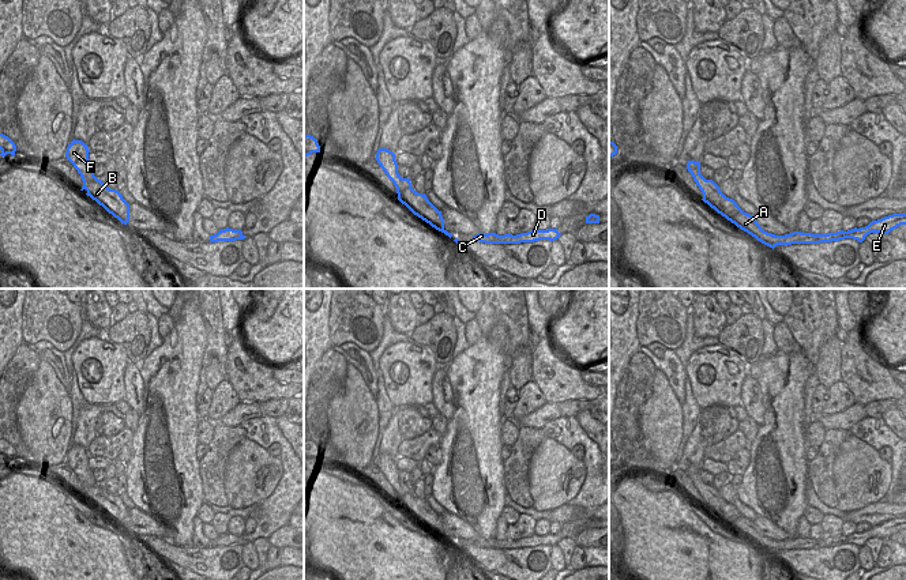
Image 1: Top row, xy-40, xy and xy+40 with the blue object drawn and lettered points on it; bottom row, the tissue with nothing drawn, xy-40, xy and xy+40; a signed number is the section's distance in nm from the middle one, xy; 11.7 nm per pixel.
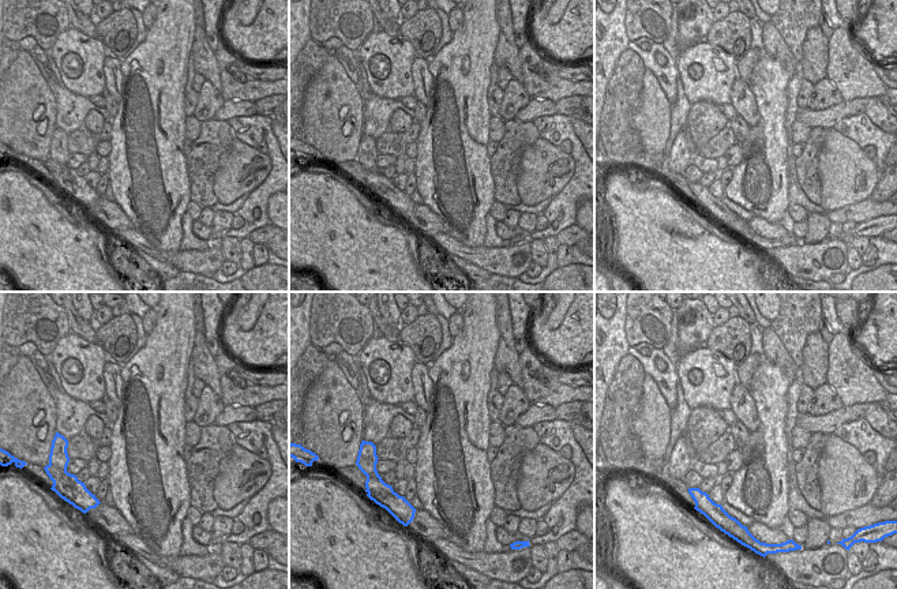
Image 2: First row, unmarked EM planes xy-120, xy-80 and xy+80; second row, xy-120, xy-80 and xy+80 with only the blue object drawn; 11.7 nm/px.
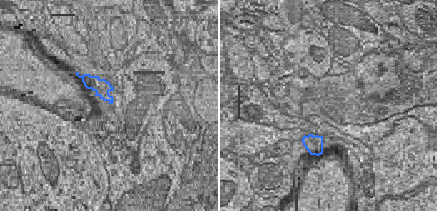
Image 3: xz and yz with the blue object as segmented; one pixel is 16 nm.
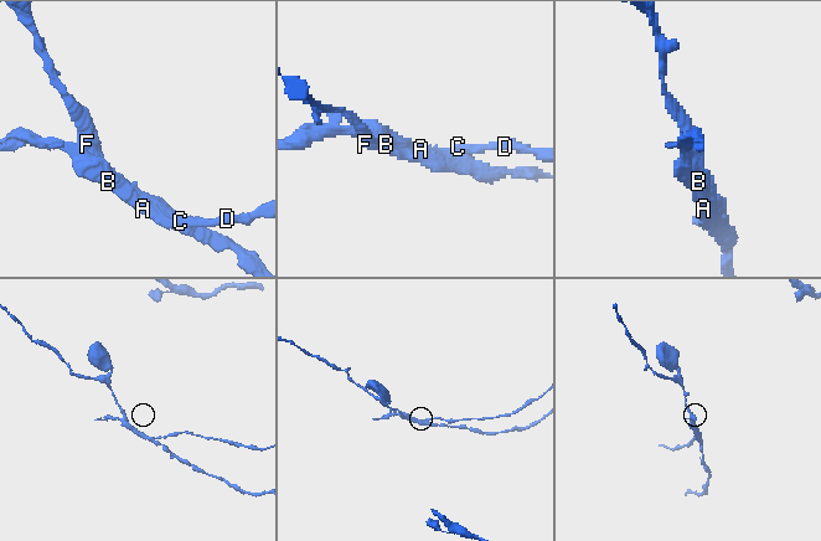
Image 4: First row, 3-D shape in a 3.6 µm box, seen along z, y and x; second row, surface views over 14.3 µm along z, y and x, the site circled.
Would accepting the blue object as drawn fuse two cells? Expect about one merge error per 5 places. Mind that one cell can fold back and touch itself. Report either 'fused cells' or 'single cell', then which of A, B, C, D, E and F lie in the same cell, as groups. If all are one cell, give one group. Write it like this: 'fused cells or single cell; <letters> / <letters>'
fused cells; A B C D E / F

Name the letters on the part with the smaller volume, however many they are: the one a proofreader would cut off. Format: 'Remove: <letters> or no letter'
Remove: A, B, C, D, E

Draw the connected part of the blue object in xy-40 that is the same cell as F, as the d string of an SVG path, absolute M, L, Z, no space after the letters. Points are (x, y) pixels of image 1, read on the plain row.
M72 445L65 456L67 464L74 470L82 483L87 483L89 486L97 485L93 477L93 470L89 467L87 449L82 445Z

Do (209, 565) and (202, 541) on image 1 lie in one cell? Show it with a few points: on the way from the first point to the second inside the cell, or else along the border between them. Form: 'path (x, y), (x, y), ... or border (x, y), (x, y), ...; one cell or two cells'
border (194, 546), (213, 548); two cells

